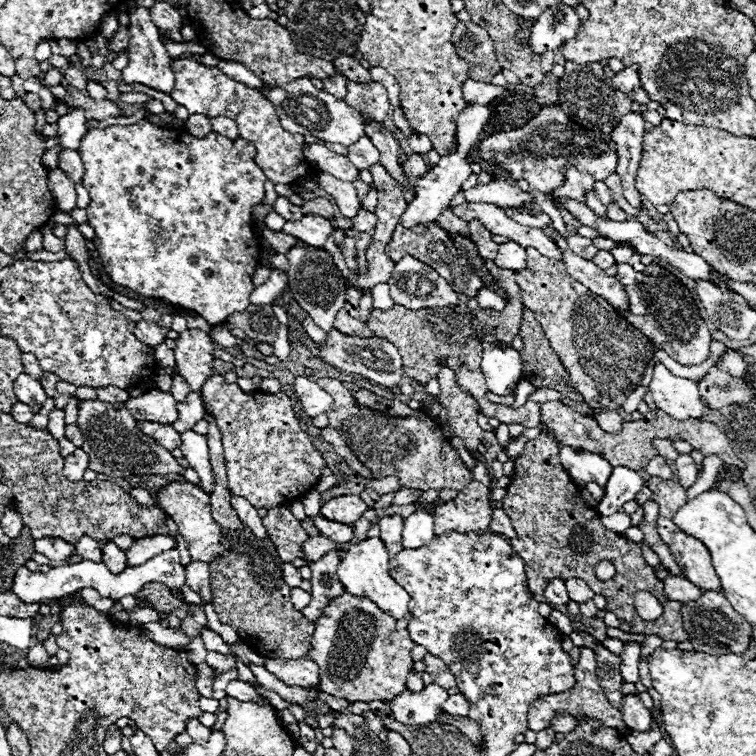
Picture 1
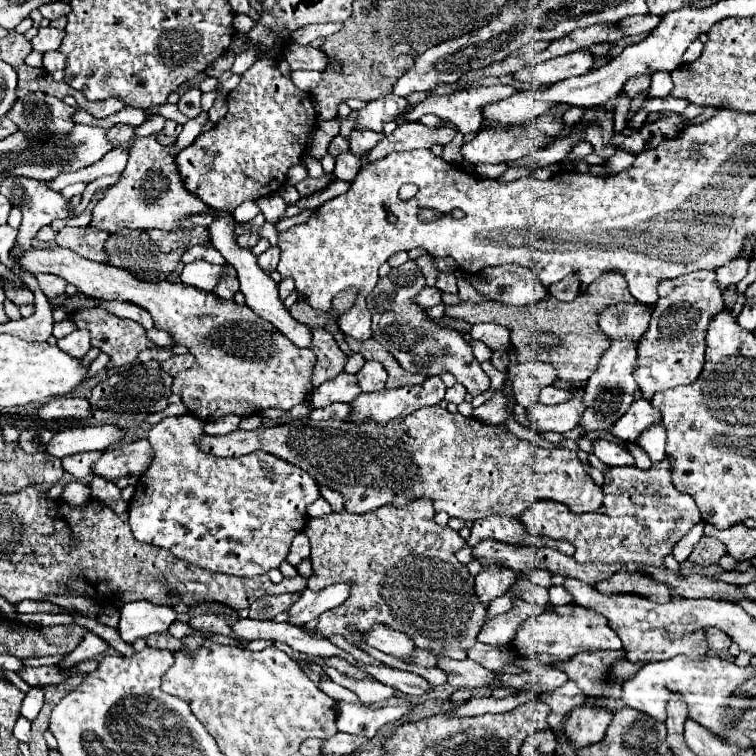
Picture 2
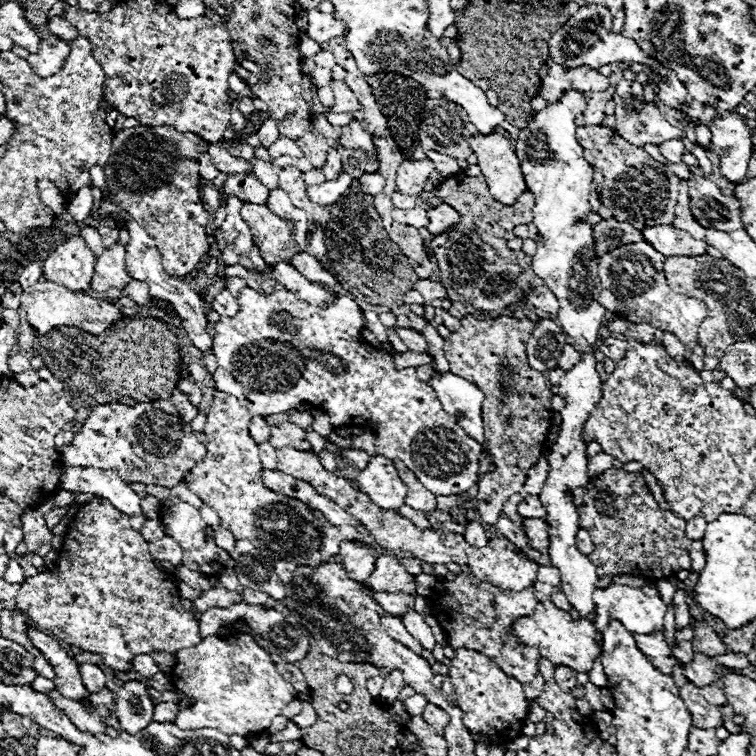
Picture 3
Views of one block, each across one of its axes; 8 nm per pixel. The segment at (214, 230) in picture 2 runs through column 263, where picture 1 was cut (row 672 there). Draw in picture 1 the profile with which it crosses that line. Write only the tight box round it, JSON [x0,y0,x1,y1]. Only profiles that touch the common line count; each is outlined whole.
[264,658,320,686]

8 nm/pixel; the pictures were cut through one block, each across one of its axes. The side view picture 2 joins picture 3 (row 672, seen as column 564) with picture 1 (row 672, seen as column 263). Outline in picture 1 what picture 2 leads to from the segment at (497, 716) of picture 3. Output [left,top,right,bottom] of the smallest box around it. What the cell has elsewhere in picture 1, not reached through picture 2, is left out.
[424,654,456,690]

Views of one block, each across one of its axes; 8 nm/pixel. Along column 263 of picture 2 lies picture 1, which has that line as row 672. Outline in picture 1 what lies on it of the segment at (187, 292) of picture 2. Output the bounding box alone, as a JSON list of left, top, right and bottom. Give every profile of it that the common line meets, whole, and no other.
[306,592,414,702]

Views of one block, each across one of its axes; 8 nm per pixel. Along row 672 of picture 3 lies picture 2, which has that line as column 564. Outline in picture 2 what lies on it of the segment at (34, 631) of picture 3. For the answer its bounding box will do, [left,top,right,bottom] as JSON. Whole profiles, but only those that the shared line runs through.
[514,50,594,86]

